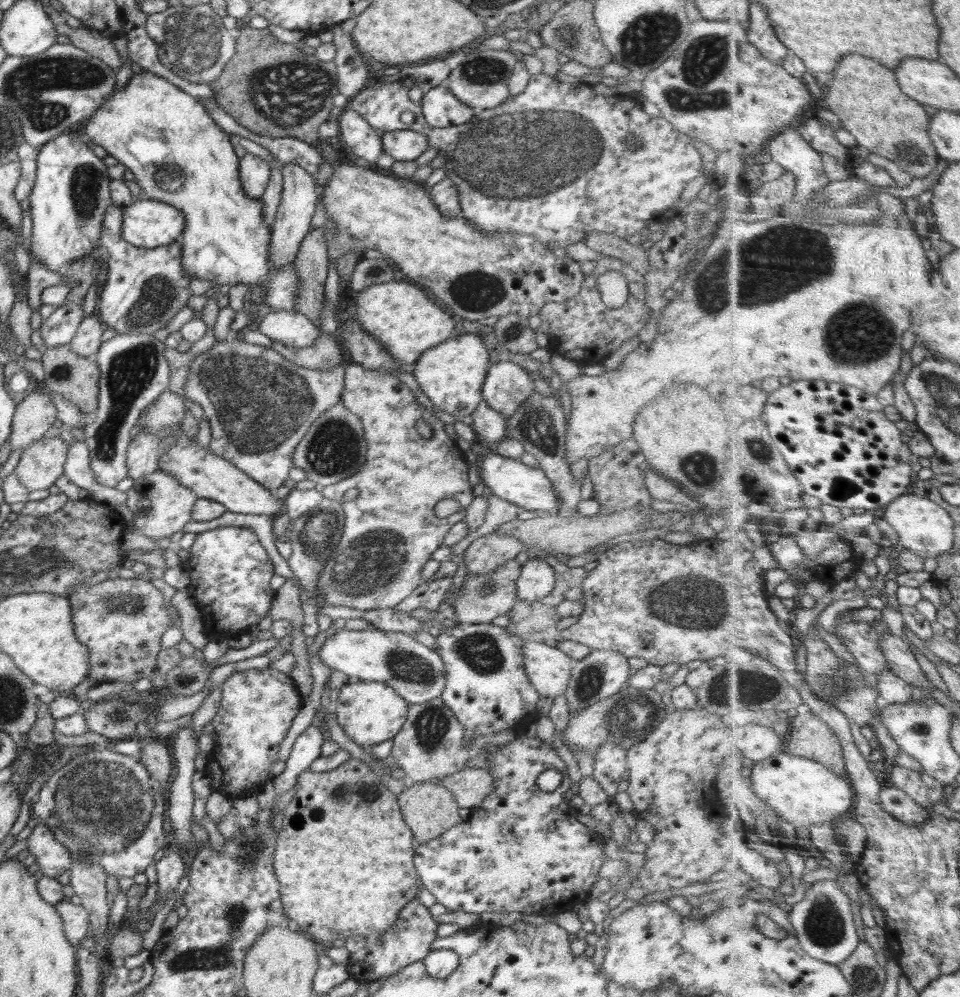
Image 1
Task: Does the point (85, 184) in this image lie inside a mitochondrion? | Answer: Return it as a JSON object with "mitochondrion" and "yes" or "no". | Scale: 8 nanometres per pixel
{"mitochondrion":"yes"}

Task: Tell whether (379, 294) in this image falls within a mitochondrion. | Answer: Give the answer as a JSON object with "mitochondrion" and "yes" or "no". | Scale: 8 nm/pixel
{"mitochondrion":"no"}

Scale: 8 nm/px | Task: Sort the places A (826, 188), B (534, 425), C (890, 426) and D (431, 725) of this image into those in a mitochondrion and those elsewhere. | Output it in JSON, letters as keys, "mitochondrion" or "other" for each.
{"A":"other","B":"mitochondrion","C":"other","D":"mitochondrion"}

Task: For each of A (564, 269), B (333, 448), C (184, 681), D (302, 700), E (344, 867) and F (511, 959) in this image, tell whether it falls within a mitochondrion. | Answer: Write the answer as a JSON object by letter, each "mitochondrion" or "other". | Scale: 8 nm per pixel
{"A":"other","B":"mitochondrion","C":"mitochondrion","D":"other","E":"other","F":"other"}

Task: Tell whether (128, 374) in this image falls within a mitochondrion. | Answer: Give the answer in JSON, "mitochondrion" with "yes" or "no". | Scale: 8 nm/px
{"mitochondrion":"yes"}

